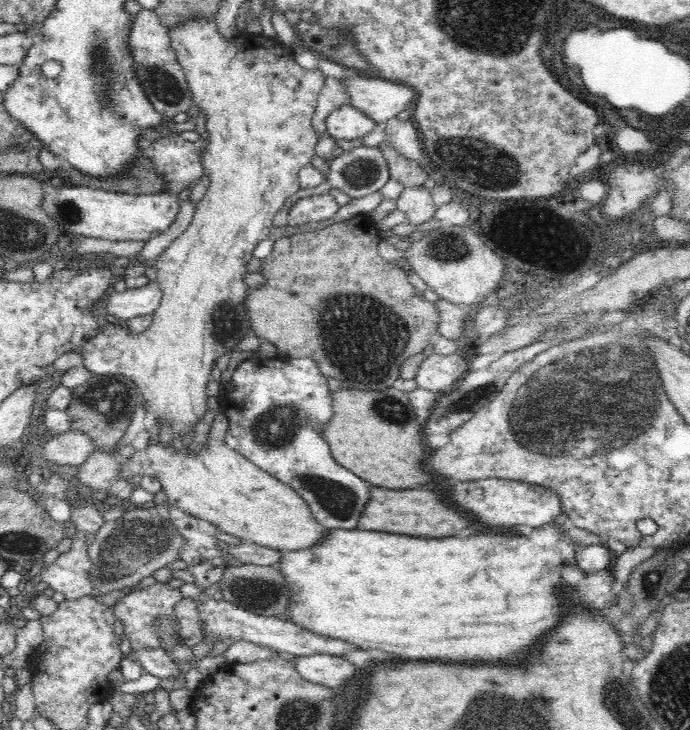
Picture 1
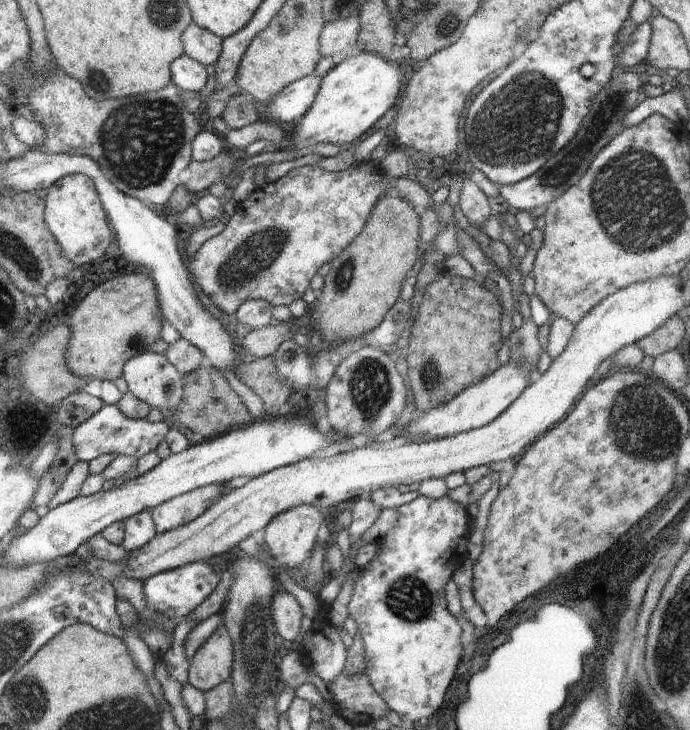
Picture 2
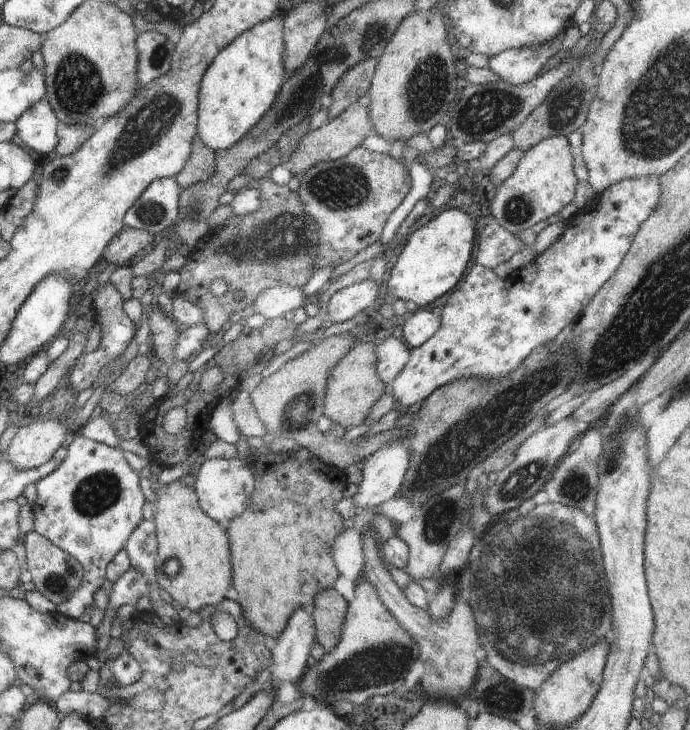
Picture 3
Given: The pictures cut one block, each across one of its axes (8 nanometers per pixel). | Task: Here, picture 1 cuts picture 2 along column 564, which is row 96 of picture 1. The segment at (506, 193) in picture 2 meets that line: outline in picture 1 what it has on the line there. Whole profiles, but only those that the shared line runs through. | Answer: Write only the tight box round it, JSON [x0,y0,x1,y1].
[128,8,193,121]

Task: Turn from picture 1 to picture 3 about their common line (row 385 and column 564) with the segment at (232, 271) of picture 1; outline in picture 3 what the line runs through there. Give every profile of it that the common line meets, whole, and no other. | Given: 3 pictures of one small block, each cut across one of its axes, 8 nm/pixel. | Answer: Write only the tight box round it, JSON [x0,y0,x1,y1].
[490,135,578,235]

